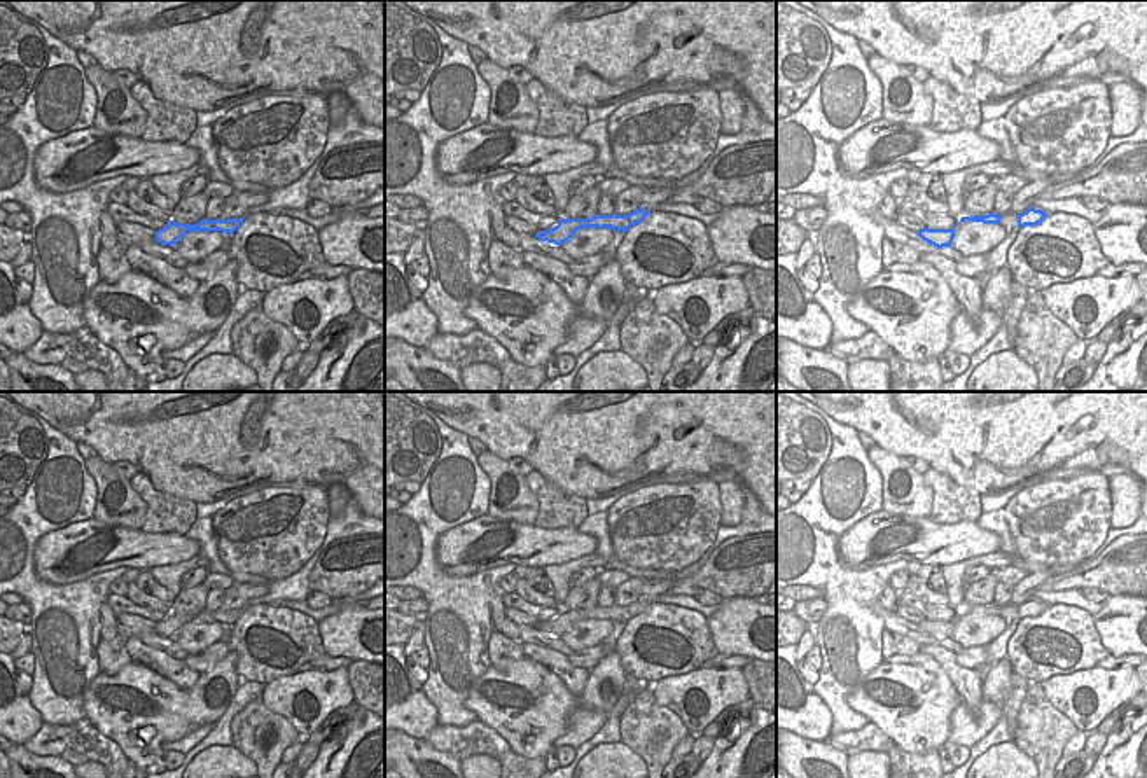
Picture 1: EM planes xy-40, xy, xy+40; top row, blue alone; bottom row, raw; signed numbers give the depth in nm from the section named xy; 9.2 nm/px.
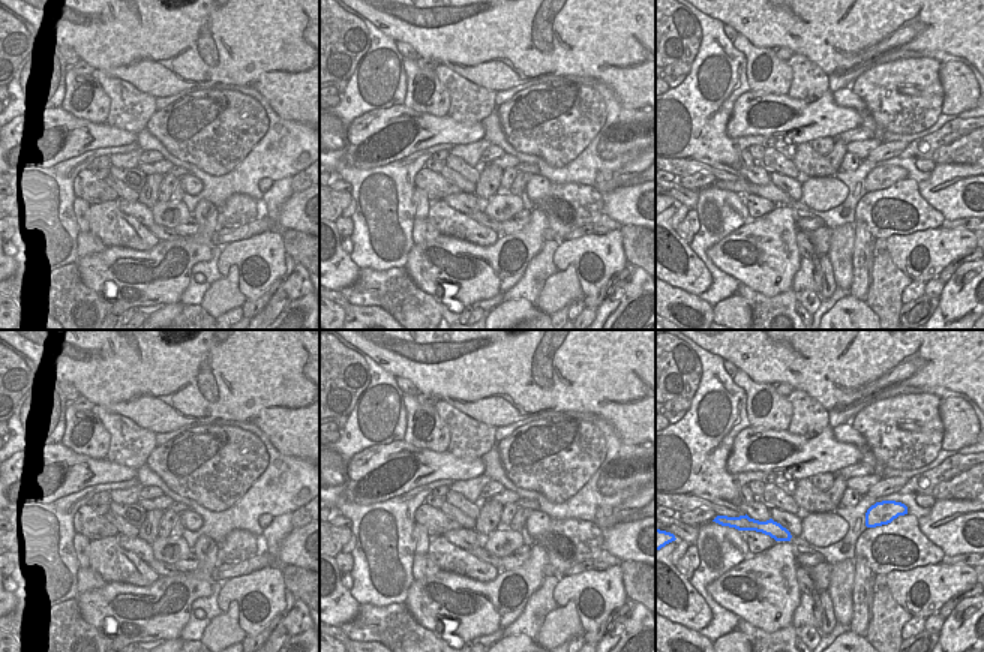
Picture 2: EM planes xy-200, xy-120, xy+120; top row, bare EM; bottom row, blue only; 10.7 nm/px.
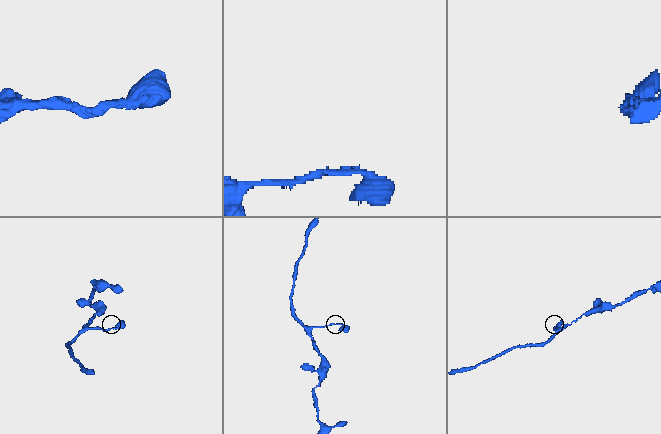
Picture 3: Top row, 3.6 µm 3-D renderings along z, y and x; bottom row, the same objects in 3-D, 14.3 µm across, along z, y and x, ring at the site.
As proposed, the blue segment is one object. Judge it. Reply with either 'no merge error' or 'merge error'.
no merge error

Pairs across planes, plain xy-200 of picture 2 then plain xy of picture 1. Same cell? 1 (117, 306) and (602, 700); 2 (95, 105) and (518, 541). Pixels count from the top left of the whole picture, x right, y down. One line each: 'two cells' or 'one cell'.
1: one cell
2: two cells

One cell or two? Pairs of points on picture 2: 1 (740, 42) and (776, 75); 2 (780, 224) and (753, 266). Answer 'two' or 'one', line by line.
1: one
2: one

